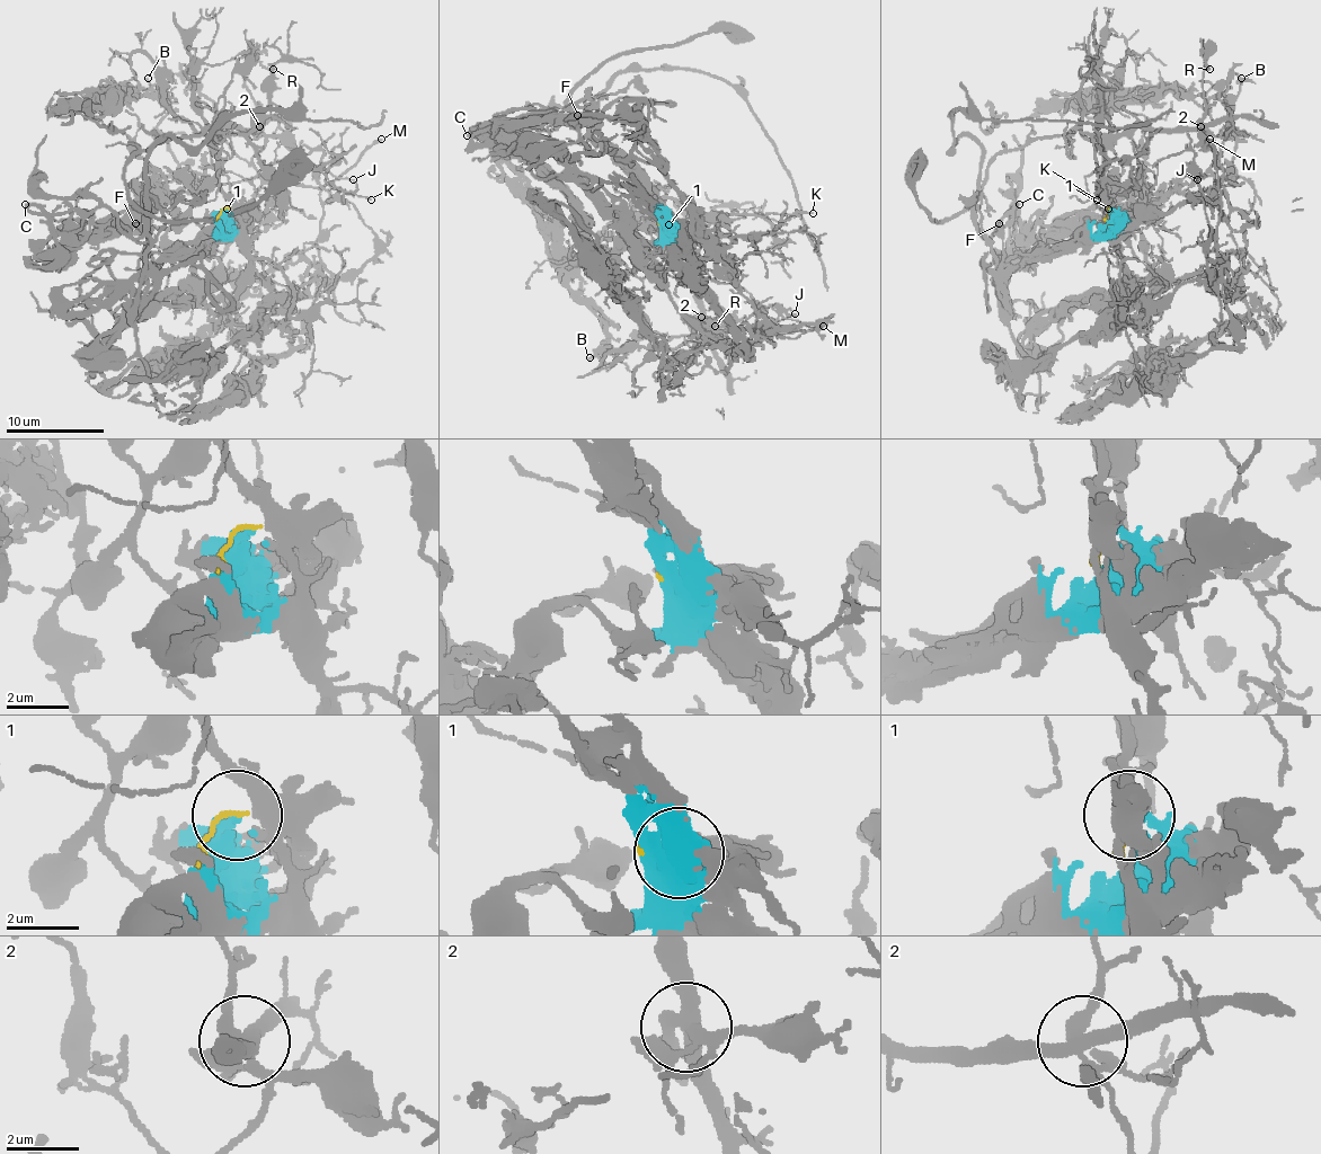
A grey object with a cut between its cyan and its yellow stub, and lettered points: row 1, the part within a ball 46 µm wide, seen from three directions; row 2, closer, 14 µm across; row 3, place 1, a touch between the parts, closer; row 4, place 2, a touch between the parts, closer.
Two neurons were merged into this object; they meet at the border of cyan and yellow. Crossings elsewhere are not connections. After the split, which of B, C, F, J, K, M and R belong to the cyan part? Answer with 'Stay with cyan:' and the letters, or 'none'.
Stay with cyan: B, C, F, J, M, R

